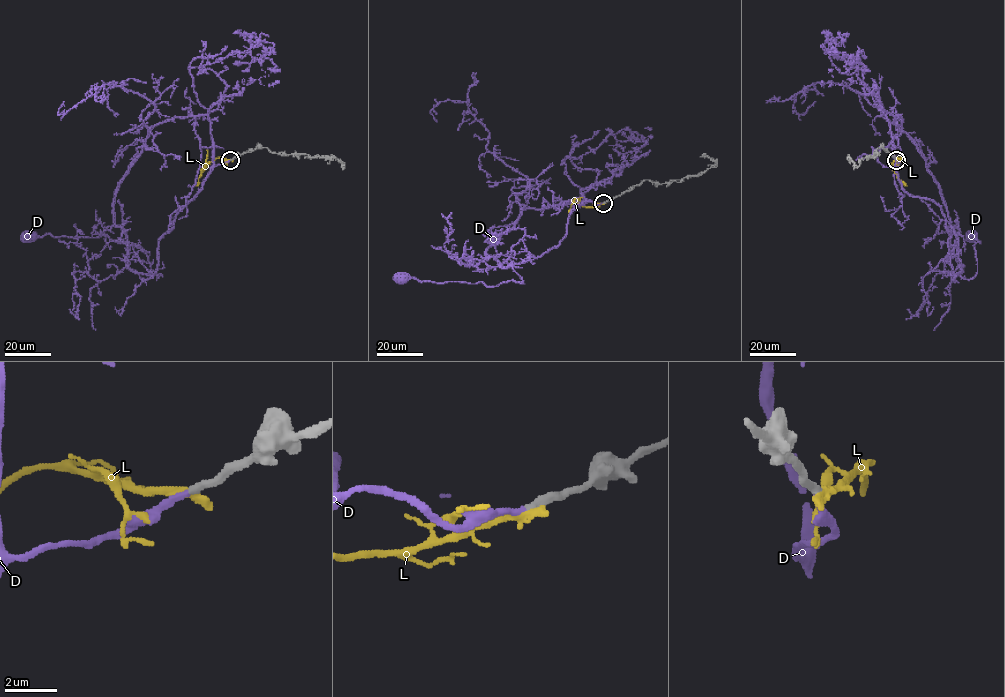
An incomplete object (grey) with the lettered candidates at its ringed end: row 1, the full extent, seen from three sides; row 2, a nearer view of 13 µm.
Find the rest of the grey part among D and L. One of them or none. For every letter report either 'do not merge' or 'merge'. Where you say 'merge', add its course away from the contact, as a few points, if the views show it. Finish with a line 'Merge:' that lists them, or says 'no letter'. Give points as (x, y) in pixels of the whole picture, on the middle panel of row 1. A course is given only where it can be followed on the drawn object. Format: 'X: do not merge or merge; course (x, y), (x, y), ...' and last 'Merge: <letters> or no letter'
D: merge; course (603, 202), (579, 204), (555, 247), (511, 265), (523, 283), (489, 286), (402, 278)
L: do not merge
Merge: D

